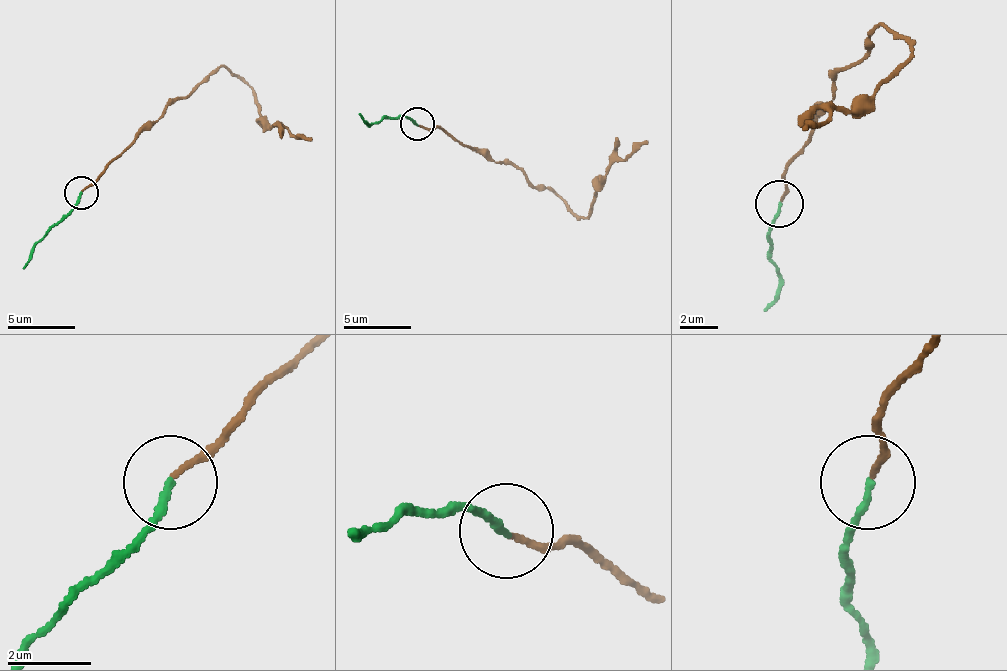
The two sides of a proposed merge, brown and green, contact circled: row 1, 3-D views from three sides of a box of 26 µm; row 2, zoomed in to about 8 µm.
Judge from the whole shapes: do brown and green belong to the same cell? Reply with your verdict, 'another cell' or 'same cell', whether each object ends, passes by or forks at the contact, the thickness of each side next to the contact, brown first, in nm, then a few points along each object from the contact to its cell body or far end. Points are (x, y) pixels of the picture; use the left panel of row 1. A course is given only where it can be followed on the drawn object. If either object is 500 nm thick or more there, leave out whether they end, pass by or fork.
another cell; brown ends there; green ends there; 130 nm thick on the brown side, 170 nm on the other; brown runs (80, 190), (174, 103), (225, 65), (252, 89), (258, 113), (272, 126), (312, 140); green runs (80, 193), (66, 214), (33, 247), (33, 257), (23, 268)

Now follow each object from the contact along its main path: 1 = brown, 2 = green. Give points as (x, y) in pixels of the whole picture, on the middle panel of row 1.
1: (416, 126), (440, 126), (497, 163), (510, 163), (534, 187), (547, 187), (588, 217), (608, 170), (648, 140)
2: (416, 123), (402, 116), (369, 123), (359, 113)

